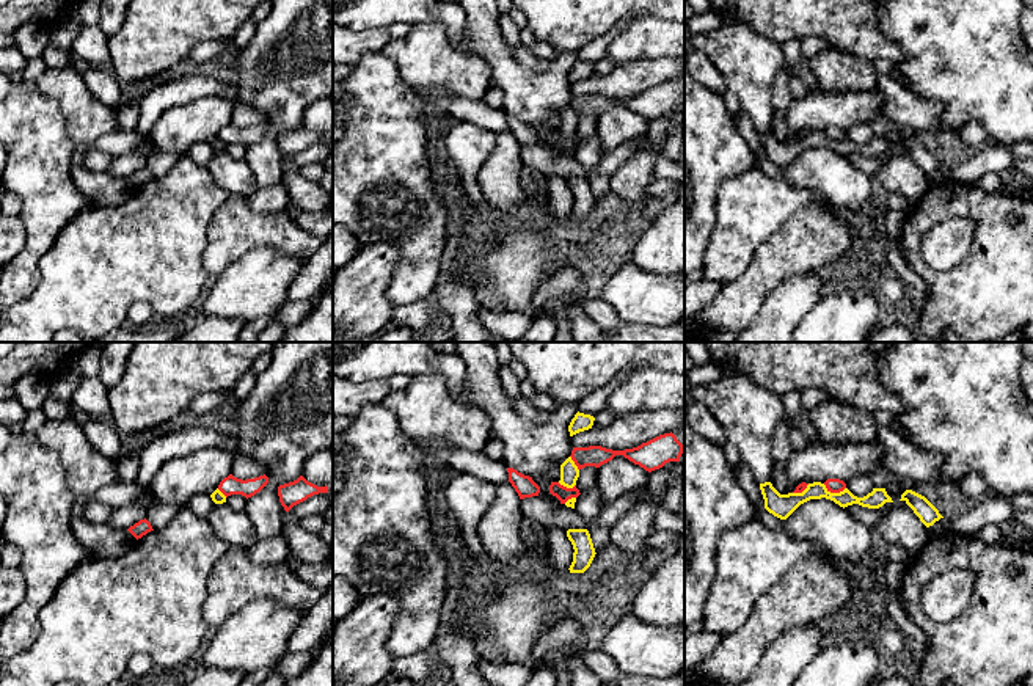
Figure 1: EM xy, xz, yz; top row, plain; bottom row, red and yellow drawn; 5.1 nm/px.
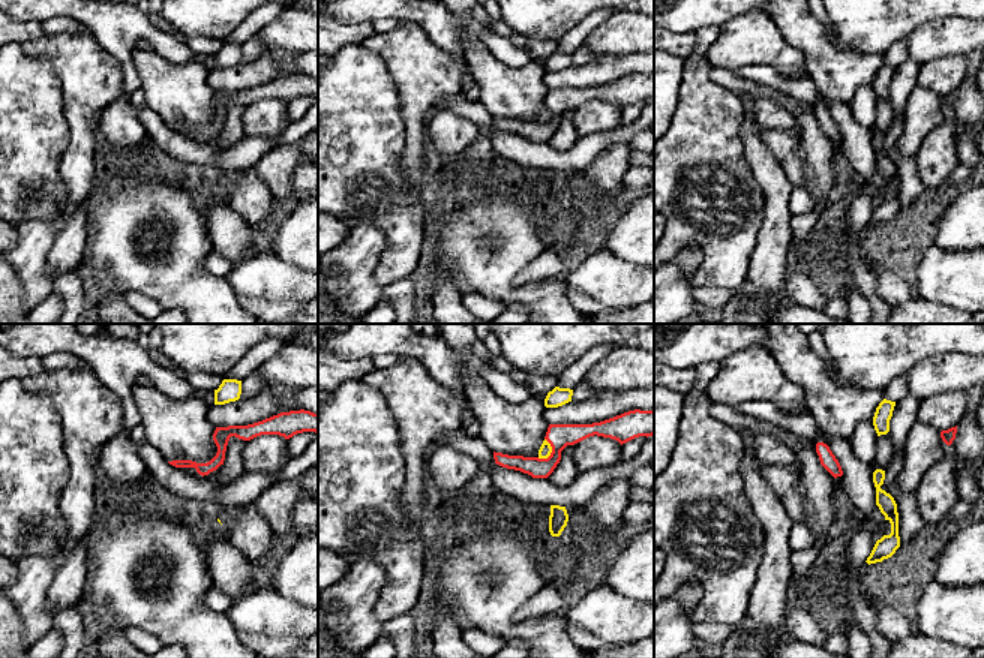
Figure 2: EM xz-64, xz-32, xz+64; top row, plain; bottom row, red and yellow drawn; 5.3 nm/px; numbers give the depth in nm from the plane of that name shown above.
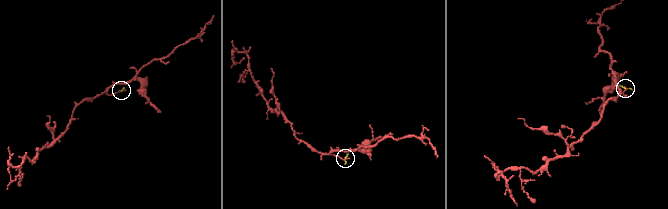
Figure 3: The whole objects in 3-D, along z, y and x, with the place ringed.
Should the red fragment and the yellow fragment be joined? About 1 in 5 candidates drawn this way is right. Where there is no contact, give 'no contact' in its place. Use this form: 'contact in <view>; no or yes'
contact in yz; no

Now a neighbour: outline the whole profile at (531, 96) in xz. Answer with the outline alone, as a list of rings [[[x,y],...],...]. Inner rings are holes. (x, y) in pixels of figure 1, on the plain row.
[[[496,0],[457,3],[466,13],[466,35],[474,53],[488,63],[491,83],[502,91],[504,113],[529,126],[548,126],[551,116],[560,116],[573,99],[568,74],[578,52],[562,53],[545,71],[534,71],[518,61],[504,39]]]

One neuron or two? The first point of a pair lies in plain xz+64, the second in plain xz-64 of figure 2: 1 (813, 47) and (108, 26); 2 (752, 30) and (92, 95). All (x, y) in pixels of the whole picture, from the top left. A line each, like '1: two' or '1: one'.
1: two
2: one

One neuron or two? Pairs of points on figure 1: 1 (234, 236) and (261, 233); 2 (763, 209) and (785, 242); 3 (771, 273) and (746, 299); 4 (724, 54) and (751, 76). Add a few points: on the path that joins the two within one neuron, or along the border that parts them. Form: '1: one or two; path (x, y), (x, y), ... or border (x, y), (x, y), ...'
1: one; path (240, 233), (255, 233)
2: two; border (804, 206), (771, 234), (752, 258)
3: one; path (765, 280), (752, 292)
4: one; path (730, 55), (744, 69)

